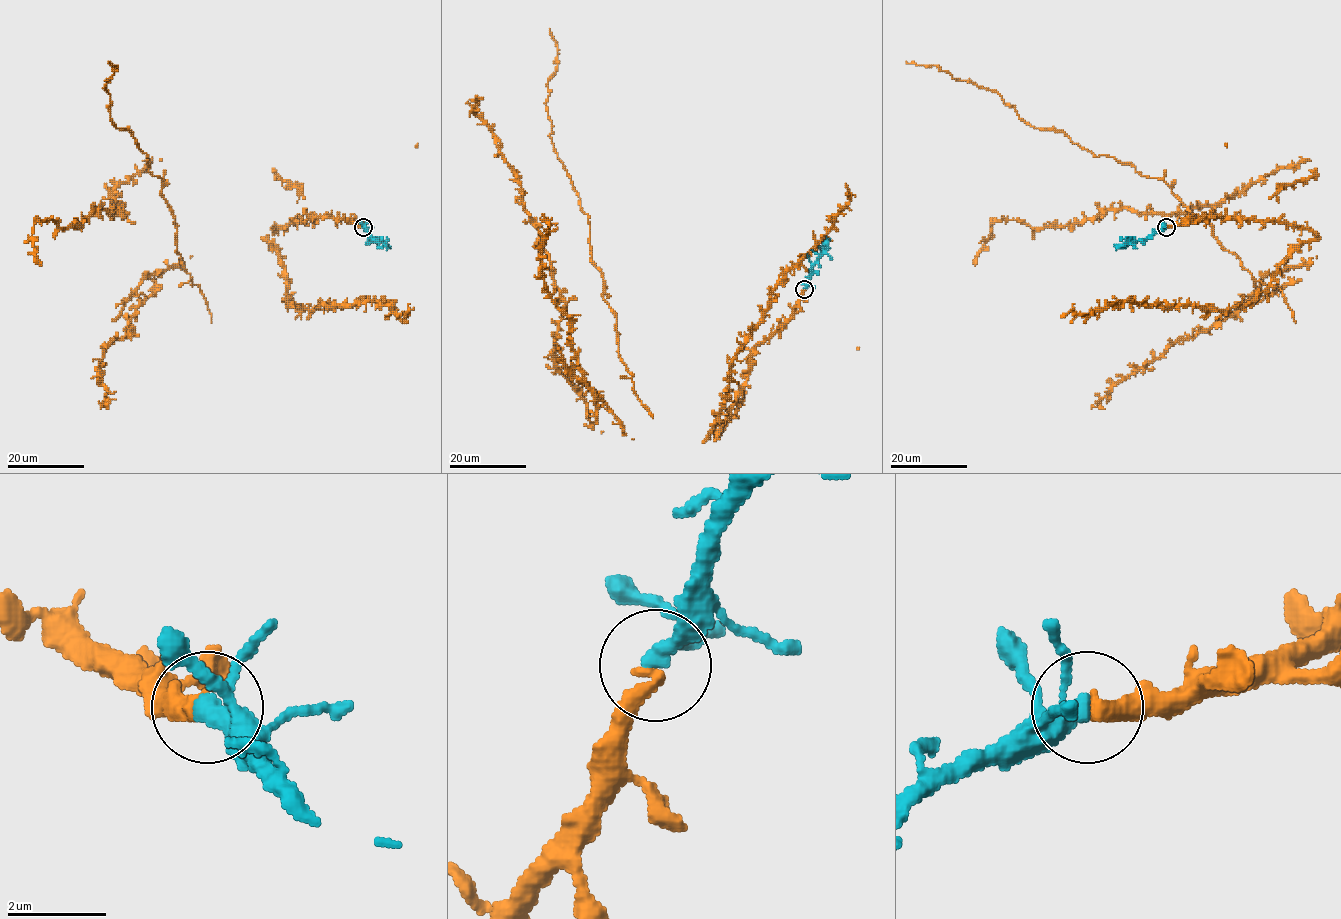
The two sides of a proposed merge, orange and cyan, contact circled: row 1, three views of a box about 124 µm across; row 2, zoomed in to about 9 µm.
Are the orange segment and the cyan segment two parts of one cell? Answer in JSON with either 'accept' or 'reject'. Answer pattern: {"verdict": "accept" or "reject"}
{"verdict": "accept"}

